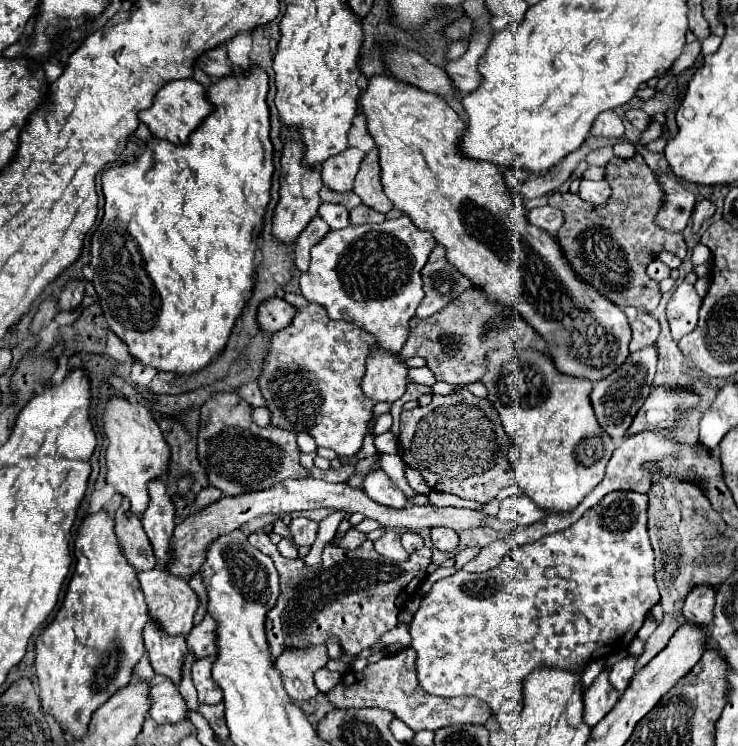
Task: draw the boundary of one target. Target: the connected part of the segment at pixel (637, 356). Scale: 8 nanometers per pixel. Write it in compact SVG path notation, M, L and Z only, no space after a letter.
M655 343L647 345L647 347L639 349L639 351L633 351L625 359L623 367L619 367L619 371L613 371L607 379L601 379L599 383L593 385L591 403L593 403L599 425L611 435L611 439L623 439L625 437L633 417L637 415L639 407L645 403L645 399L647 399L647 395L651 391L655 373L657 373L657 355L659 353L657 353Z

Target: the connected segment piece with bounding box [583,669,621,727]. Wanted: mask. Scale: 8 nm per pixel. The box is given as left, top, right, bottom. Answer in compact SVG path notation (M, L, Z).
M603 669L601 675L593 681L593 685L587 689L583 703L585 703L585 711L583 711L583 721L589 727L595 727L617 703L617 699L621 697L619 691L615 691L609 683L609 669Z

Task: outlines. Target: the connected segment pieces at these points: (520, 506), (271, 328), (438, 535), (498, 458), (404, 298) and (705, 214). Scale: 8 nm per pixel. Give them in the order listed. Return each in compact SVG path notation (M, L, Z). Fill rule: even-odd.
M521 493L515 497L503 499L497 517L503 521L513 521L517 527L527 527L543 517L543 509L535 507L535 503L531 503L531 499L527 499Z
M279 297L265 299L257 307L257 323L263 331L269 331L269 333L285 329L287 323L293 321L293 315L295 315L295 307Z
M433 527L431 529L431 541L433 545L439 549L439 551L445 551L445 553L453 553L457 543L459 543L459 537L453 529L447 529L447 527Z
M457 389L445 397L433 395L427 407L401 413L399 455L409 467L417 469L435 491L489 503L501 489L515 481L507 465L509 445L509 437L491 403L465 389Z
M407 215L379 225L349 225L329 231L311 249L311 265L299 277L301 293L307 301L323 305L331 319L359 323L377 337L383 349L399 353L409 335L409 321L423 299L421 269L433 247L433 235L415 227Z
M701 201L701 203L697 203L697 205L695 205L695 211L693 211L692 233L696 234L701 227L701 223L703 223L705 219L711 219L713 213L715 213L715 205L713 205L711 201Z

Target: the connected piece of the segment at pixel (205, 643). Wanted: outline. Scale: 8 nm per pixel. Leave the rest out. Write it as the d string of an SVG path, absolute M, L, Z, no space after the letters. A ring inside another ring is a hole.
M205 615L205 619L185 635L185 641L197 659L215 655L215 621Z

